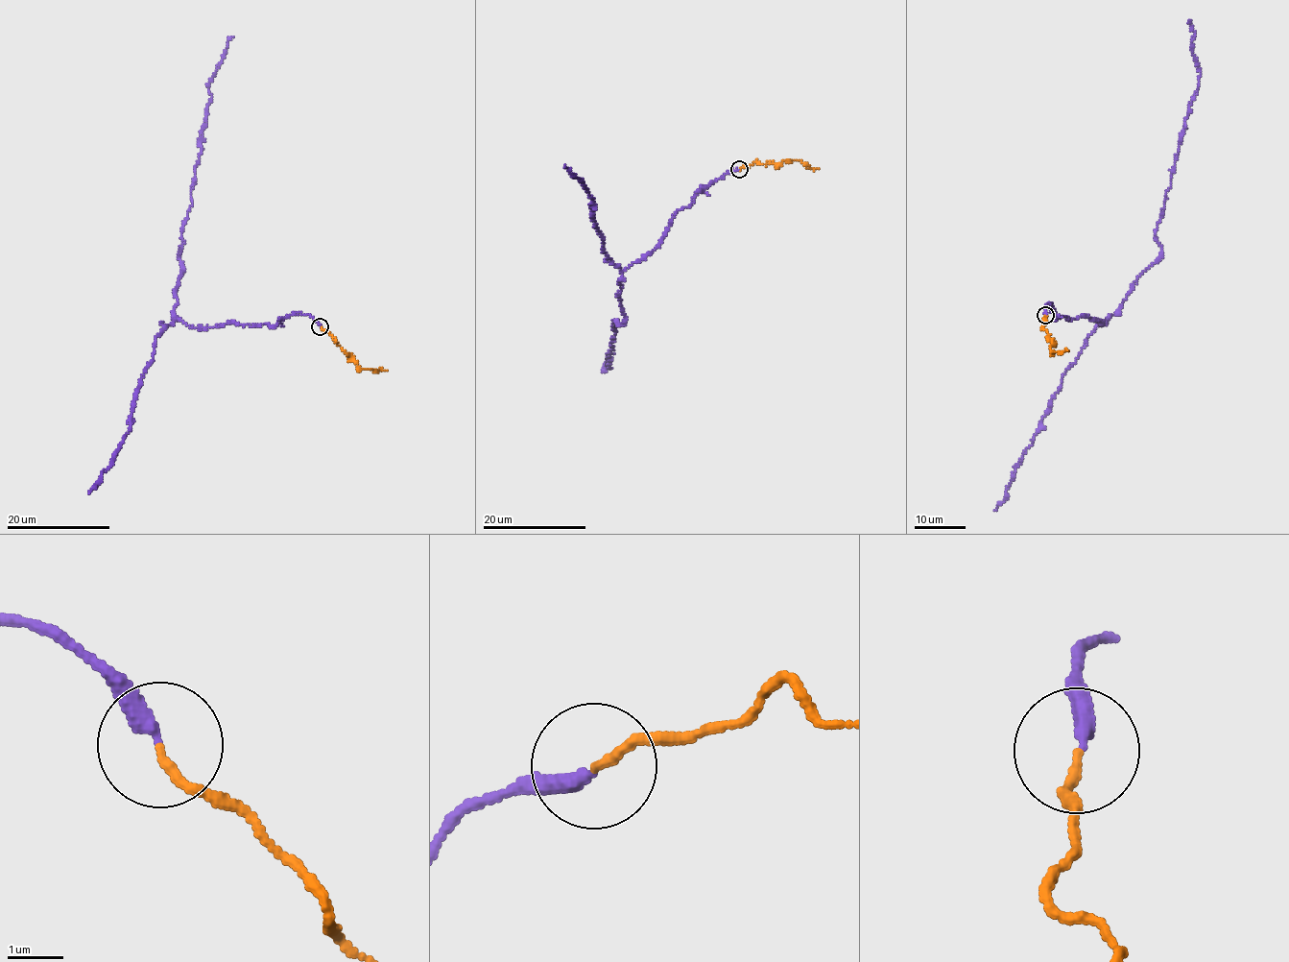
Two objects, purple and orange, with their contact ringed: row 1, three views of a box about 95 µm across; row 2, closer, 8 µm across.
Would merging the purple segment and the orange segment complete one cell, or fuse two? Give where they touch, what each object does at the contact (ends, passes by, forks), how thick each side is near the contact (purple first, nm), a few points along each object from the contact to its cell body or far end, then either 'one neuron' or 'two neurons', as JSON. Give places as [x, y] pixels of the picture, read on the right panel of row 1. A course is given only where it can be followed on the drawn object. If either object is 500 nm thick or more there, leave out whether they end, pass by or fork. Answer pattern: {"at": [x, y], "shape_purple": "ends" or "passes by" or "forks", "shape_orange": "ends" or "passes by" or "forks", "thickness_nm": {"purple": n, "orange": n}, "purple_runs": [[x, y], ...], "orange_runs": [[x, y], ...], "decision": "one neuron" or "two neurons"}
{"at": [1045, 315], "shape_purple": "ends", "shape_orange": "ends", "thickness_nm": {"purple": 280, "orange": 150}, "purple_runs": [[1046, 315], [1050, 303], [1056, 317], [1105, 324], [1160, 257], [1157, 223], [1200, 72], [1188, 19]], "orange_runs": [[1045, 315], [1042, 329], [1048, 331], [1052, 342], [1052, 353], [1066, 349]], "decision": "two neurons"}

